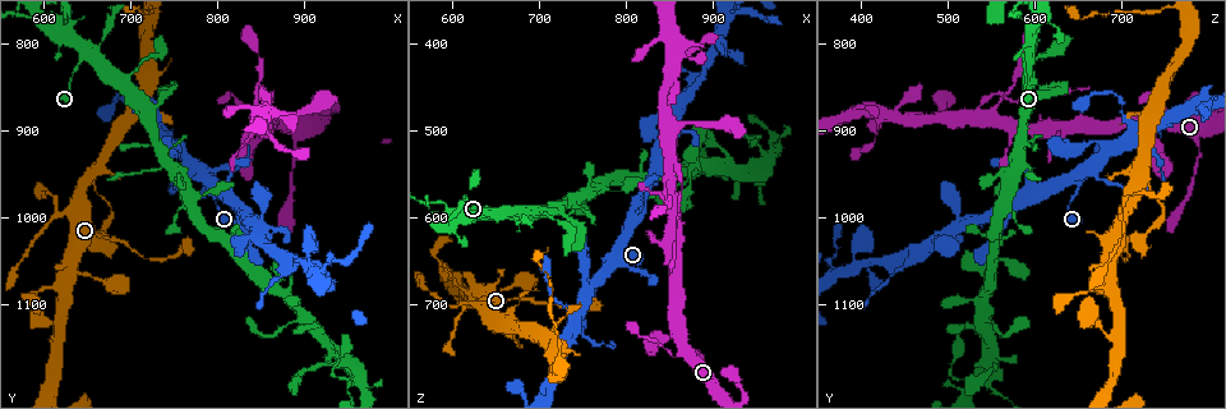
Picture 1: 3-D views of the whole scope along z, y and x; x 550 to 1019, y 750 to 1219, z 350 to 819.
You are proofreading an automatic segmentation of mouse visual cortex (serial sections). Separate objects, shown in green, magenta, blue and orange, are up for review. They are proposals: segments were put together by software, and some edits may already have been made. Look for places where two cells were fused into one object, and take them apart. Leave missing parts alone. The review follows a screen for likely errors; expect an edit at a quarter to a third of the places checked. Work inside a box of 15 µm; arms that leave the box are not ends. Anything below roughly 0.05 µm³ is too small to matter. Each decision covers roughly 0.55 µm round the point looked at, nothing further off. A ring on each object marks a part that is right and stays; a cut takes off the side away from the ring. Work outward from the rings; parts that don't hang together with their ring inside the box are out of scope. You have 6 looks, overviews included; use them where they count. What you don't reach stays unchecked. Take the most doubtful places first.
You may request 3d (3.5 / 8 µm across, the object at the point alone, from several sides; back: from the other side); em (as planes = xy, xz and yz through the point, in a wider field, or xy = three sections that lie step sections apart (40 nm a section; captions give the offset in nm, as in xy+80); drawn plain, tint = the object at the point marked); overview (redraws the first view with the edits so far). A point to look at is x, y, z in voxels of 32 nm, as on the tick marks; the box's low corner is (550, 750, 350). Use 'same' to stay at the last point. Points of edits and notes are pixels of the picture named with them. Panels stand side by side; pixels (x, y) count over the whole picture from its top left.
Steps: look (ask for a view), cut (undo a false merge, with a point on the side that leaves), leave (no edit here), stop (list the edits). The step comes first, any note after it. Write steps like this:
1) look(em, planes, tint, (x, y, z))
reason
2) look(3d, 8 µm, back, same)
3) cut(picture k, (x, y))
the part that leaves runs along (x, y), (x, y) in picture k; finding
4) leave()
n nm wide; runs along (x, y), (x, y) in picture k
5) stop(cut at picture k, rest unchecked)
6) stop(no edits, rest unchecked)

look(3d, 3.5 µm, (855, 865, 540))
thick turns thin

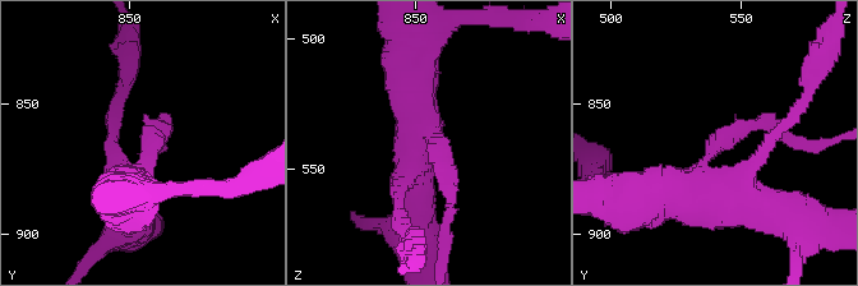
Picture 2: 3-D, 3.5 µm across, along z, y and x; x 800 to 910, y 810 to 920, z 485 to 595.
look(em, xy, step 1, tint, (860, 865, 541))
arms of 200, 500 nm; shape alone is not enough

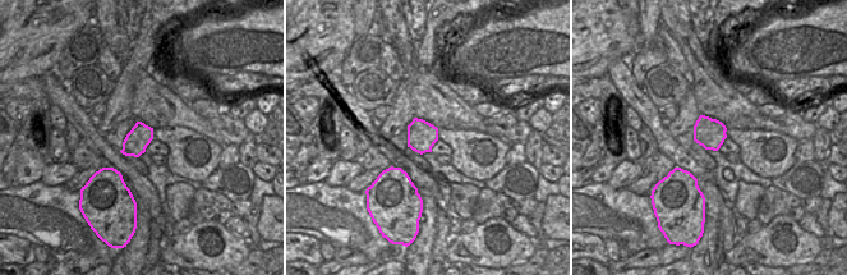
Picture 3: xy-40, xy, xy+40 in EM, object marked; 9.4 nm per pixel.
cut(picture 2, (738, 125))
the part that leaves runs along (433, 134), (448, 190), (444, 235) in picture 2; a second cell is stuck on

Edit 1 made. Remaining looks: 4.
look(3d, 3.5 µm, (650, 815, 590))
sudden change in width

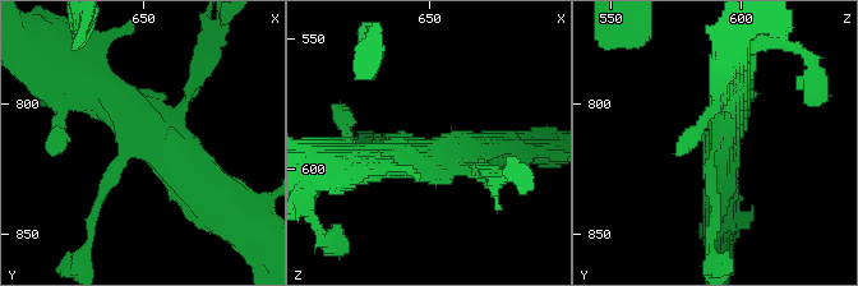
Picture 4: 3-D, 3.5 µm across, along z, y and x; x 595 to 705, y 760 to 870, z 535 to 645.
look(em, xy, step 1, tint, (648, 813, 594))

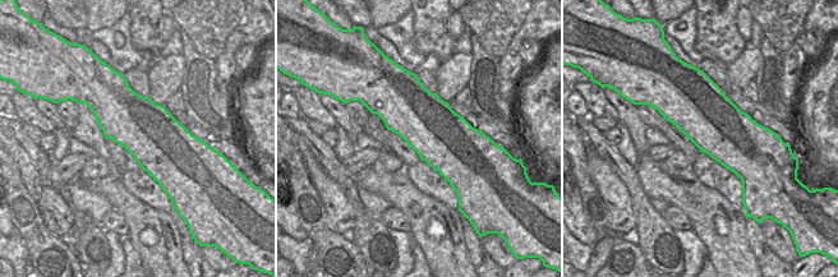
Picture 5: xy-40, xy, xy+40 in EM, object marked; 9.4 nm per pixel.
leave()
runs along (95, 210), (138, 139), (204, 190) in picture 4; continuous, no second cell

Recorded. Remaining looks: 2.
look(3d, 3.5 µm, (620, 1000, 700))
sharp bend

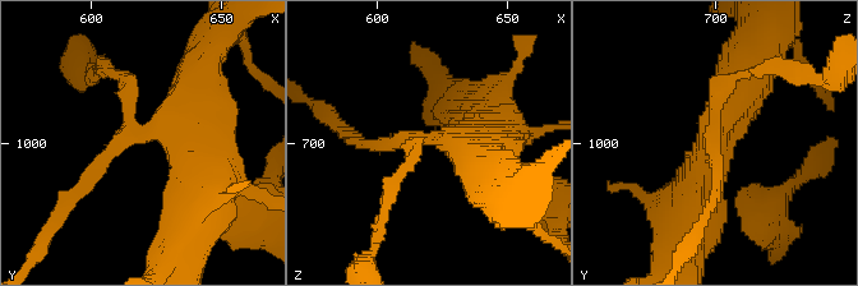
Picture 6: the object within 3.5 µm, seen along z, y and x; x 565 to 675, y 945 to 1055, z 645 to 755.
look(em, xy, step 1, tint, (620, 998, 700))
3 arms; arms of 200, 200, 600 nm

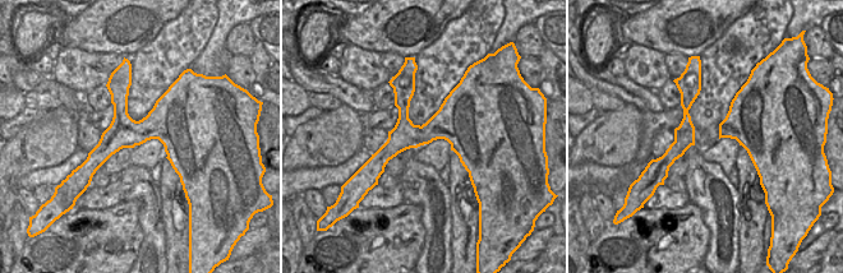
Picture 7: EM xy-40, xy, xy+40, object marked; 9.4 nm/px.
cut(picture 6, (107, 155))
the part that leaves runs along (146, 134), (114, 146), (59, 216) in picture 6; two cells meet here

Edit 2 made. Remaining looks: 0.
stop(cut at picture 2, cut at picture 6, rest unchecked)

